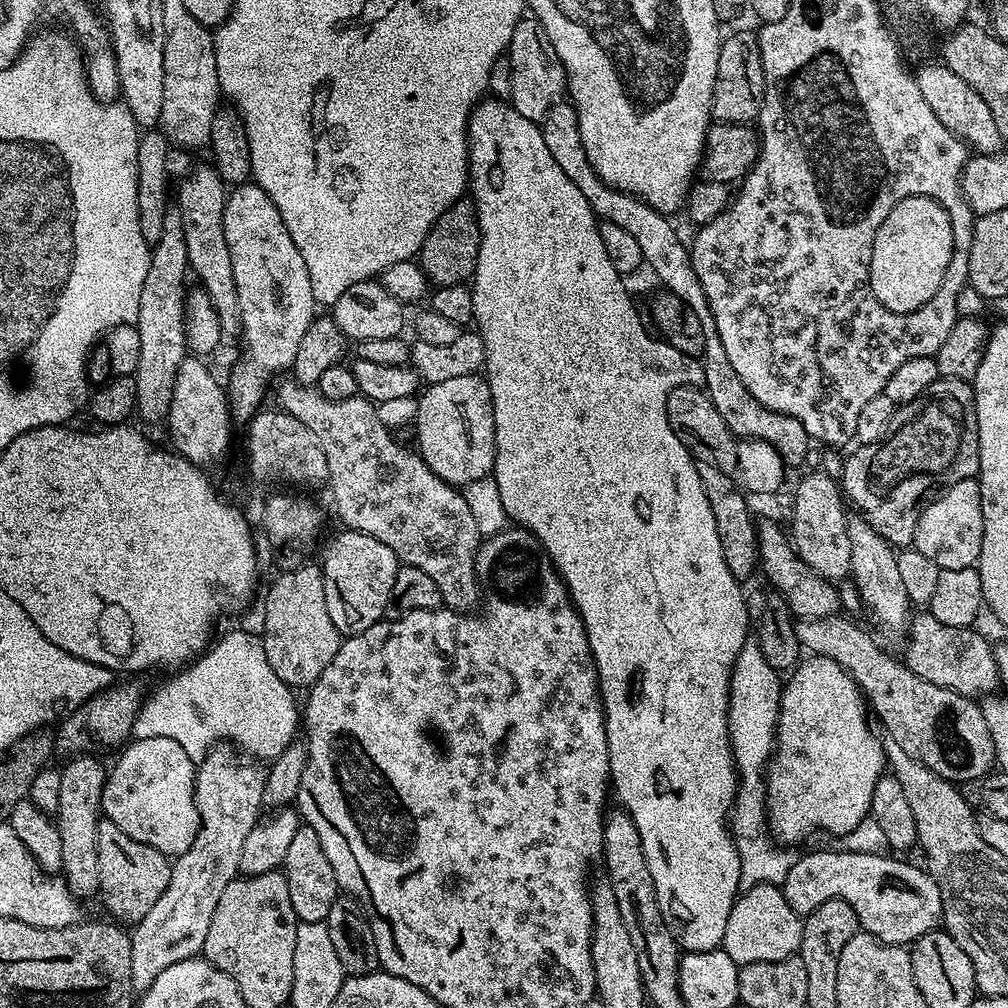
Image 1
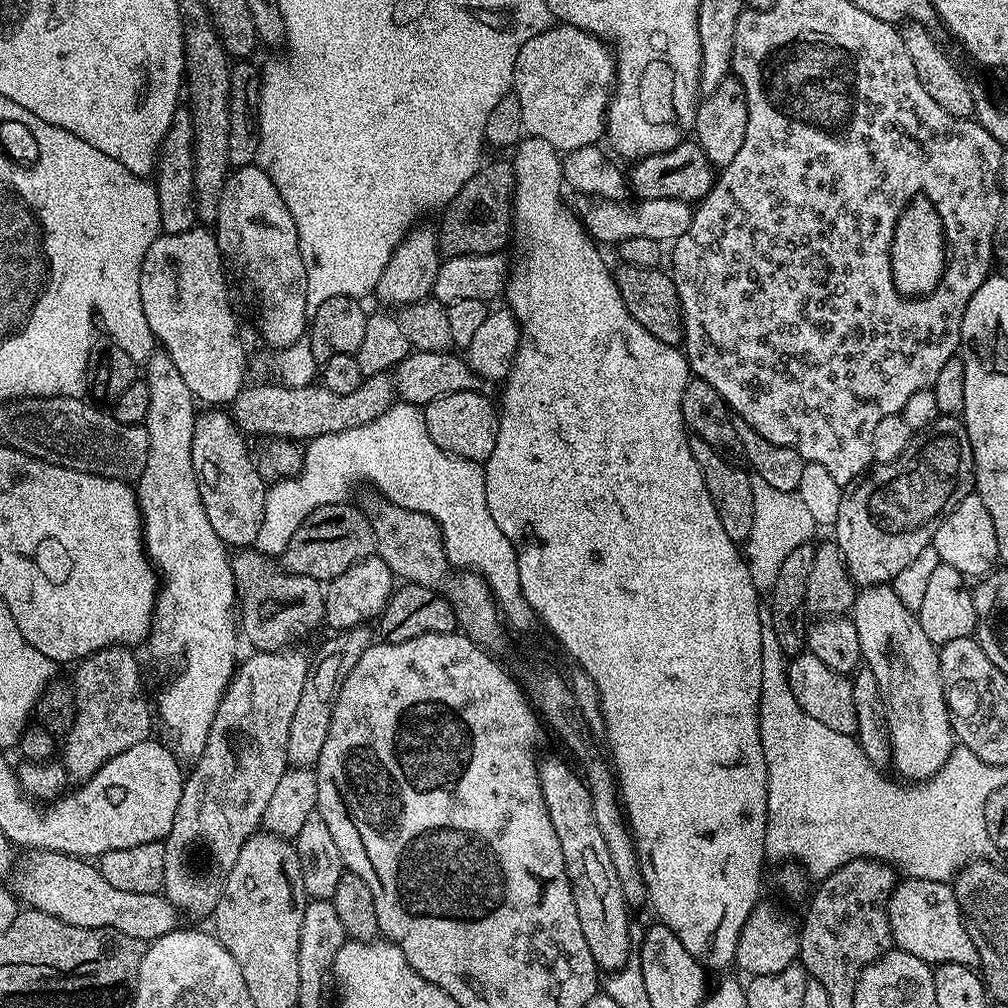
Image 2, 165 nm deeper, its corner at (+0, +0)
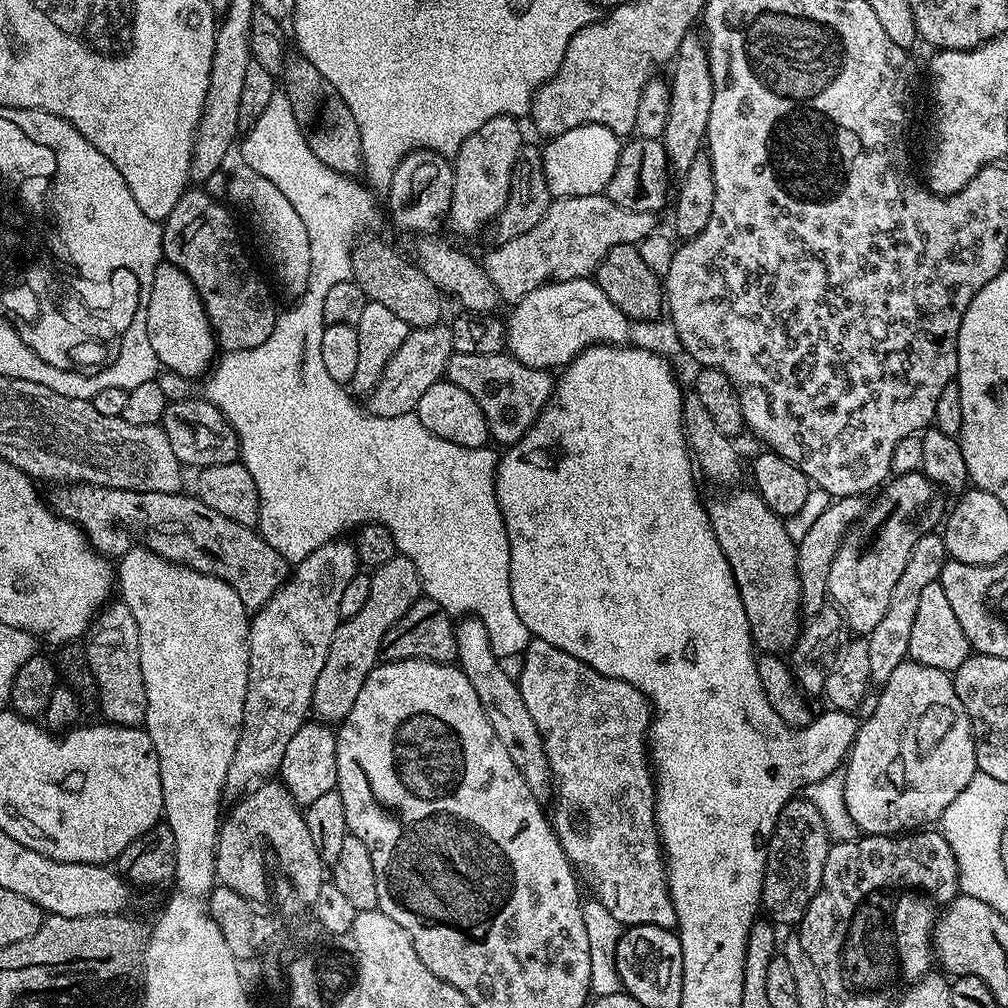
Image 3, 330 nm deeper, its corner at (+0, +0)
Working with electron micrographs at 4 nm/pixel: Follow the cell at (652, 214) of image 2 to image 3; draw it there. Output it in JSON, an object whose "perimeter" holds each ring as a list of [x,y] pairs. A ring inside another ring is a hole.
{"perimeter":[[[564,194],[553,199],[552,205],[542,214],[542,222],[526,230],[526,234],[518,234],[518,238],[510,238],[497,243],[496,249],[482,260],[482,267],[490,282],[495,286],[501,301],[515,302],[521,300],[530,290],[539,284],[554,280],[582,280],[591,277],[605,258],[608,251],[622,243],[639,245],[642,238],[657,231],[657,217],[650,212],[626,210],[614,202],[610,202],[607,194]]]}

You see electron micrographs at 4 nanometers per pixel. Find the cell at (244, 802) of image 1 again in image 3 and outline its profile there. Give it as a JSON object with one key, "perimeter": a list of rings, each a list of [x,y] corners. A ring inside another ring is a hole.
{"perimeter":[[[337,538],[326,546],[318,546],[314,554],[310,554],[291,569],[288,579],[270,602],[251,617],[248,625],[248,689],[244,703],[244,721],[234,758],[230,758],[224,783],[225,797],[239,798],[261,783],[262,778],[275,777],[279,773],[282,754],[286,754],[290,738],[294,738],[294,734],[298,734],[298,730],[309,719],[314,682],[318,682],[318,674],[322,674],[322,666],[326,666],[330,642],[334,642],[334,634],[342,619],[342,593],[346,586],[350,586],[361,567],[355,543],[348,541],[347,544],[346,541],[347,539]]]}

